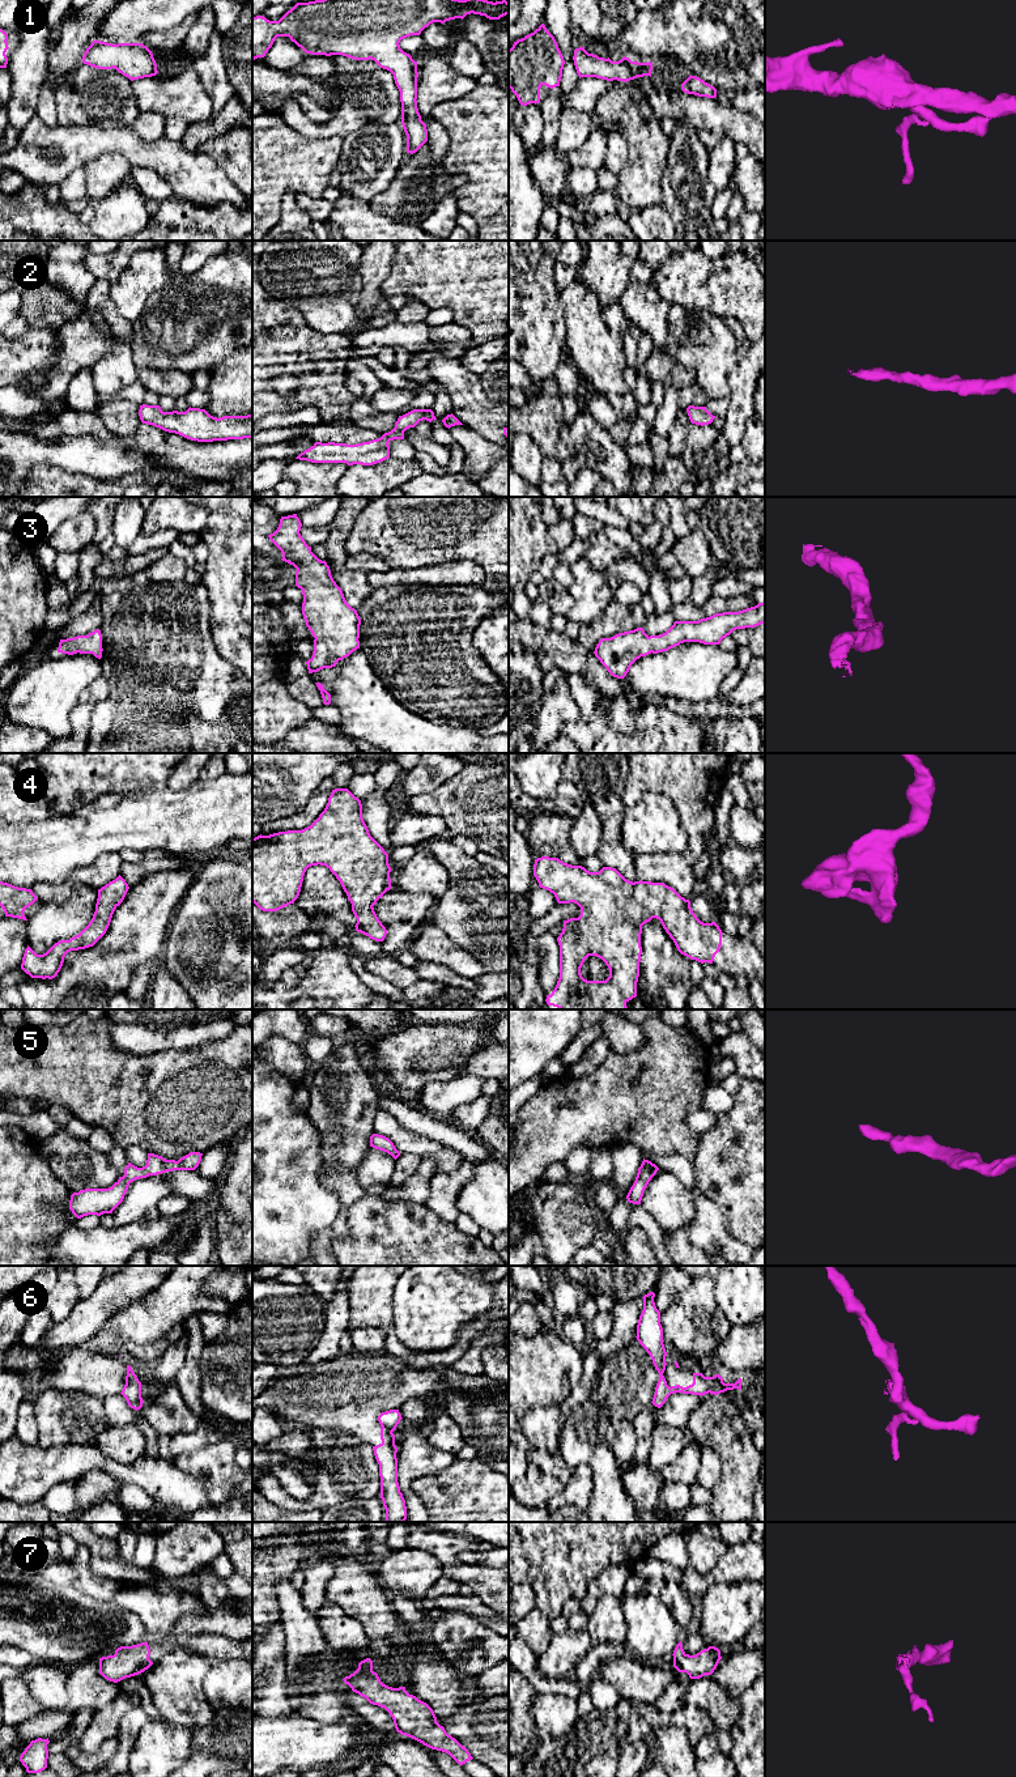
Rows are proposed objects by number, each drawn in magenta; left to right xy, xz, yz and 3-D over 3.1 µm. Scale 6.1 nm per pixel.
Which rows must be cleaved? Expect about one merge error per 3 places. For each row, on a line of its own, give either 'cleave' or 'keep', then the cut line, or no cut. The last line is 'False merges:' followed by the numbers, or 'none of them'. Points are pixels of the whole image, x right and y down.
1: keep; no cut
2: keep; no cut
3: keep; no cut
4: keep; no cut
5: keep; no cut
6: cleave; cut in xz along (382, 1425), (391, 1432)
7: keep; no cut
False merges: 6

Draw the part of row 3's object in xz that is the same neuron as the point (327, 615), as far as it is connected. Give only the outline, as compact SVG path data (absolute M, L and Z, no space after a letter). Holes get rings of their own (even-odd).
M297 514L281 516L277 530L268 537L281 550L281 560L297 569L296 586L302 590L303 595L302 615L306 626L315 638L313 656L306 662L309 673L313 673L335 667L339 660L360 649L361 618L357 611L347 603L341 588L331 575L327 562L319 560L301 536L301 527L302 523Z

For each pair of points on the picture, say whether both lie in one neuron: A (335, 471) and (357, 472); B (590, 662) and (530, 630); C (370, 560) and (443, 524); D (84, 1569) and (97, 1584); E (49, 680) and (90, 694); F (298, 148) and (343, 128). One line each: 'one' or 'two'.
A: two
B: one
C: two
D: one
E: two
F: two

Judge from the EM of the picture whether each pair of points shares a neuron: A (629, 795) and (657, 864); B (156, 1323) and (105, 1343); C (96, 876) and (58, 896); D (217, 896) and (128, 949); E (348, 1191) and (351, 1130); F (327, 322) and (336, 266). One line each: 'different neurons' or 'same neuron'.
A: different neurons
B: same neuron
C: same neuron
D: different neurons
E: same neuron
F: same neuron

